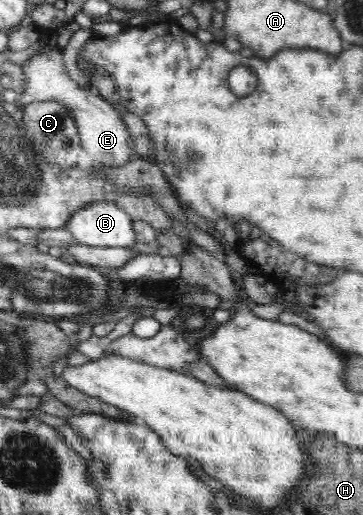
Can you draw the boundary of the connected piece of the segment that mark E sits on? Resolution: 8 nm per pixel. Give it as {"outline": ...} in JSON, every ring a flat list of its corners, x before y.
{"outline":[[50,52,43,56,32,56,25,64,20,64,24,78,17,101,23,106,34,101,62,101,68,105,70,113,74,116,74,123,78,129,82,148,92,156,92,160,102,161,102,164,122,166,130,163,134,158,132,154,132,136,120,114,114,107,99,94,81,90,76,81,63,70,64,62,61,52]]}

